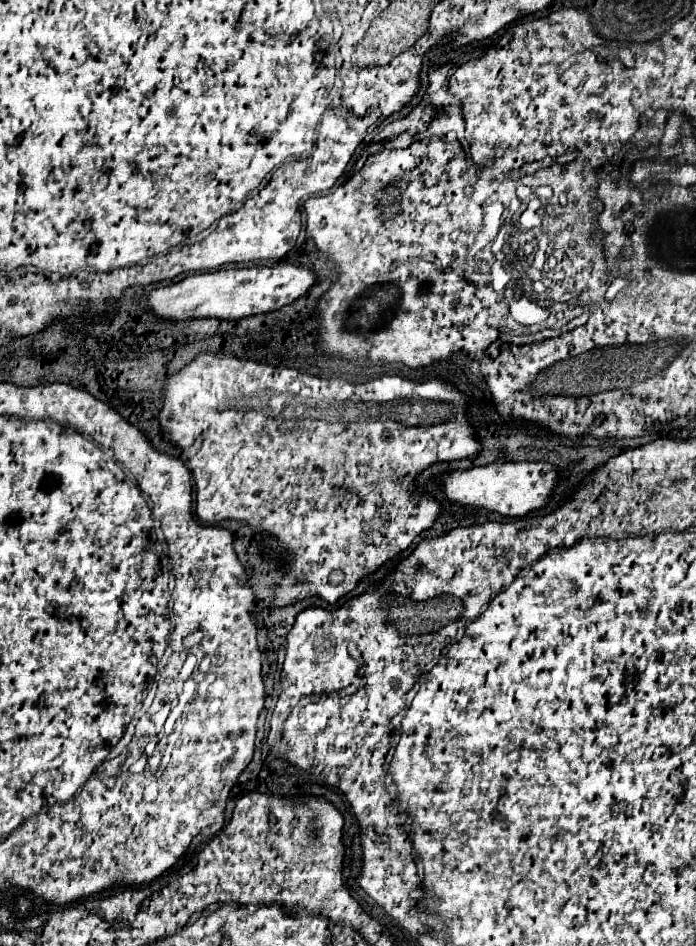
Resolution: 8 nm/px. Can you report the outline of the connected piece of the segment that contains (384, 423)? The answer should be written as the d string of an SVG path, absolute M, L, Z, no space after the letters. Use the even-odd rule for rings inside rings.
M200 354L192 364L170 376L166 382L166 394L164 394L164 408L160 412L160 424L164 432L170 436L174 444L180 444L184 456L190 462L190 470L196 482L196 514L204 522L220 522L226 518L238 518L246 520L252 528L258 532L268 532L268 540L275 540L283 551L292 552L293 560L289 564L288 573L282 576L280 590L276 592L276 606L286 606L294 600L302 600L308 596L320 596L326 602L334 604L340 596L348 594L358 580L362 580L366 574L374 572L380 564L394 558L398 552L406 550L412 540L426 528L434 524L434 518L440 514L440 506L430 496L410 496L410 492L400 494L396 492L396 474L414 474L422 468L434 464L434 462L450 462L450 460L462 460L468 456L474 456L480 450L480 444L474 440L474 430L470 428L466 420L466 398L456 392L450 384L440 380L428 380L424 384L414 384L399 376L384 375L378 380L356 384L344 381L340 378L323 378L320 376L306 376L298 370L290 368L270 368L264 364L238 360L234 356L222 356L222 354ZM348 460L354 466L358 464L372 464L372 468L342 468L342 464Z

